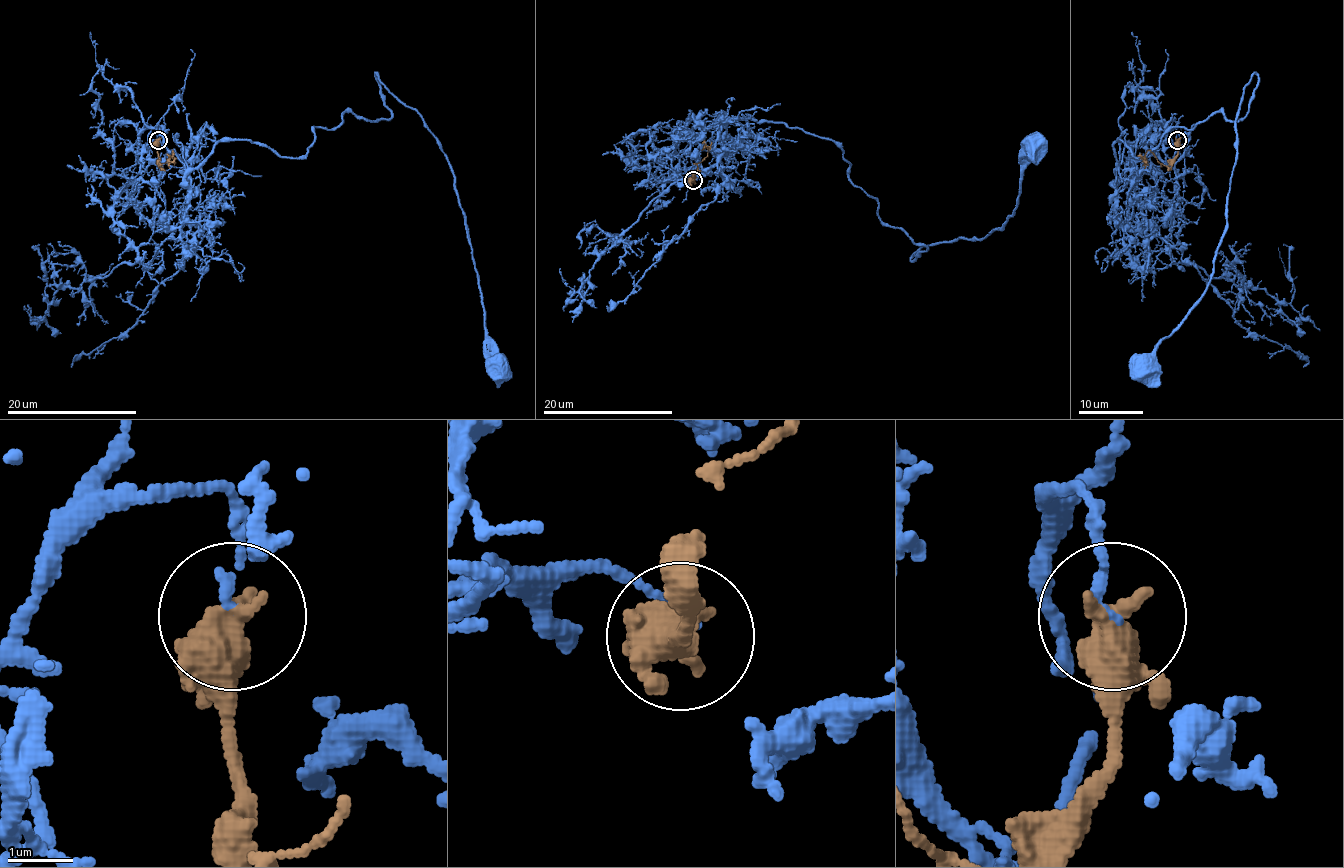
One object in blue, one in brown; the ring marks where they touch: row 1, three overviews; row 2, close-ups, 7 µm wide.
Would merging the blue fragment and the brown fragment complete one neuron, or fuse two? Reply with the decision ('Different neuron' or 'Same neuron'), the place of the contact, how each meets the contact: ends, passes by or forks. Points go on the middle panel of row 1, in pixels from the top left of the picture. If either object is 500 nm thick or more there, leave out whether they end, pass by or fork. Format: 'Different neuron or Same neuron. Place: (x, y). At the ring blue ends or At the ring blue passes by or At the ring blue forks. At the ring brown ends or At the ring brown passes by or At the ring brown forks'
Different neuron. Place: (693, 180)

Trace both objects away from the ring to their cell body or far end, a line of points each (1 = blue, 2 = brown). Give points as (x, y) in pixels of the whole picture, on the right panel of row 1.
1: (1177, 140), (1177, 200), (1123, 226), (1114, 145), (1239, 121), (1255, 74), (1211, 281), (1145, 366)
2: (1177, 140), (1177, 156), (1170, 163), (1164, 166), (1148, 150), (1145, 168)

